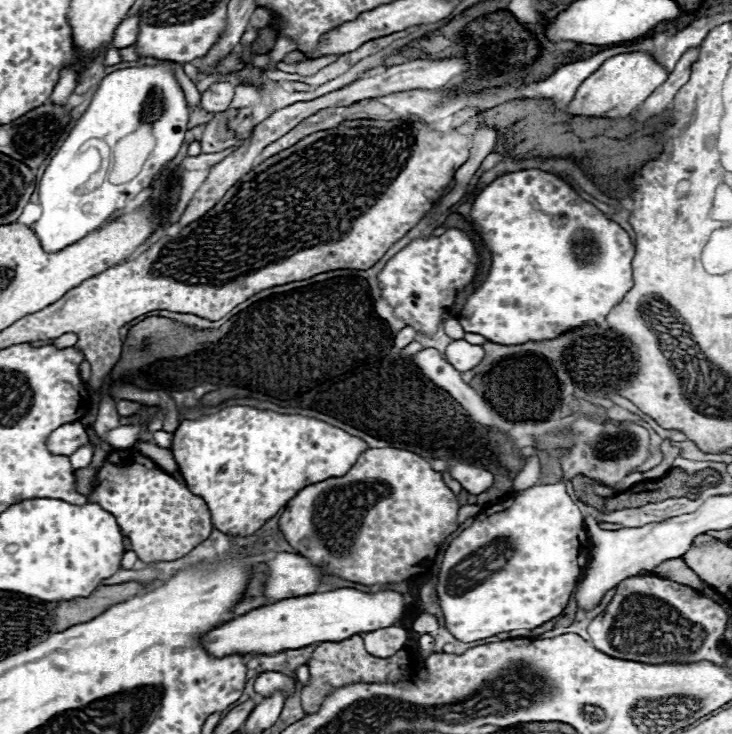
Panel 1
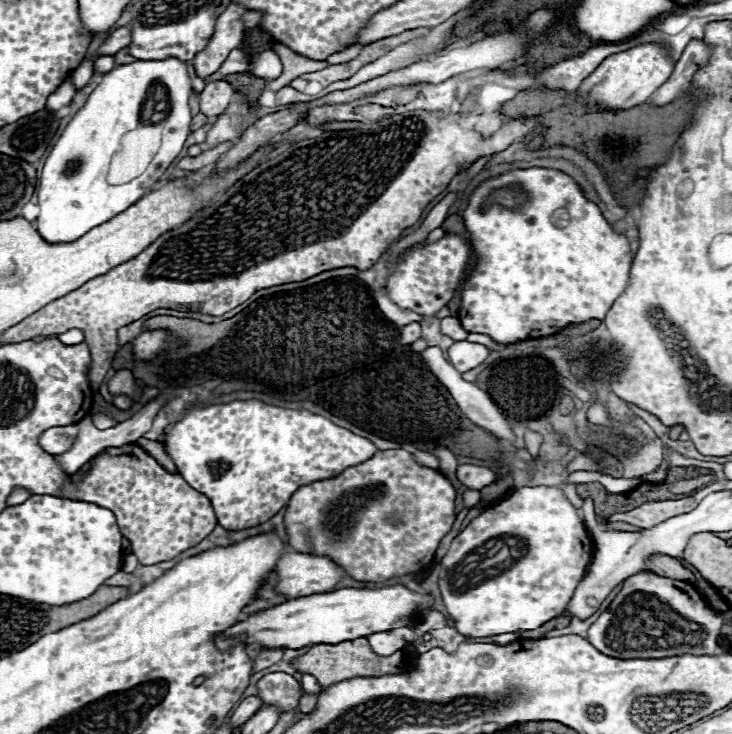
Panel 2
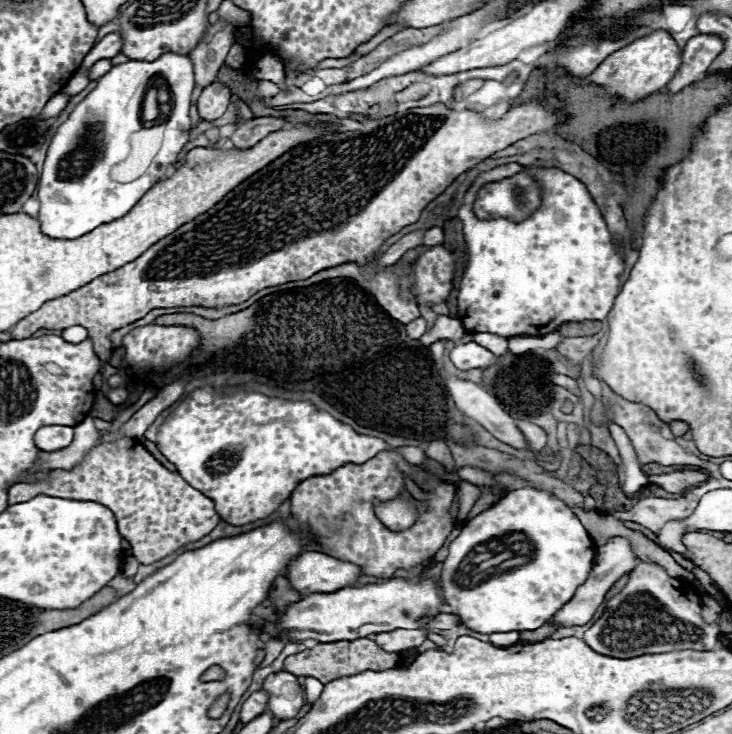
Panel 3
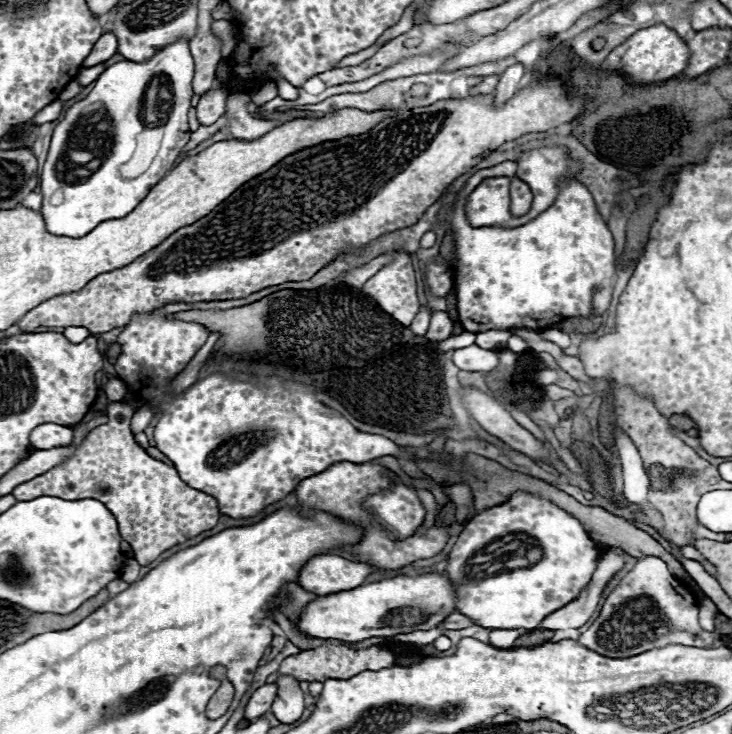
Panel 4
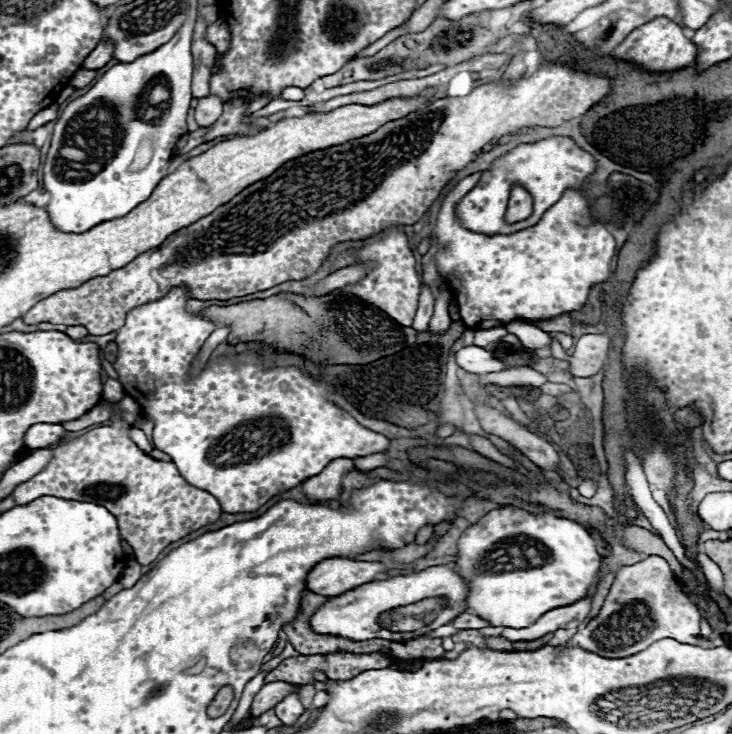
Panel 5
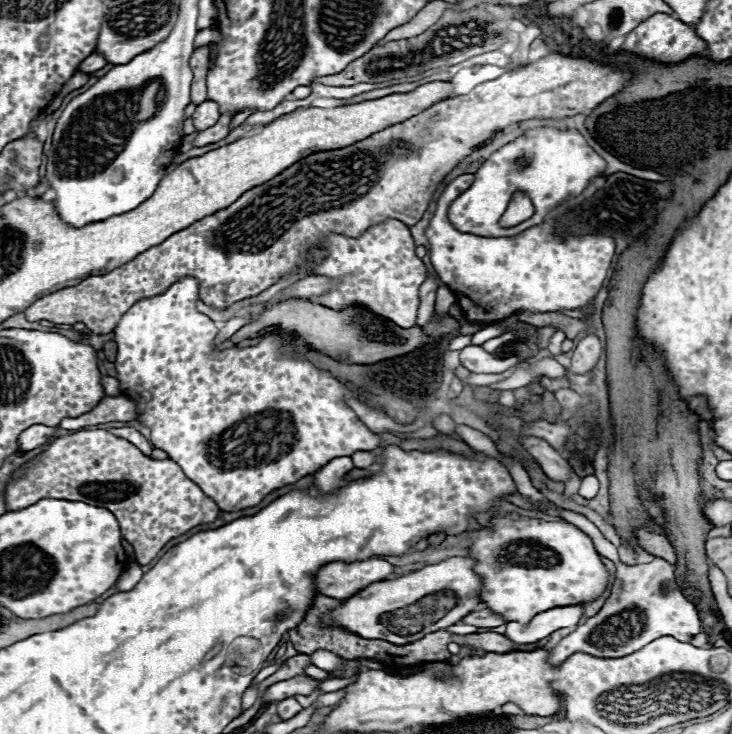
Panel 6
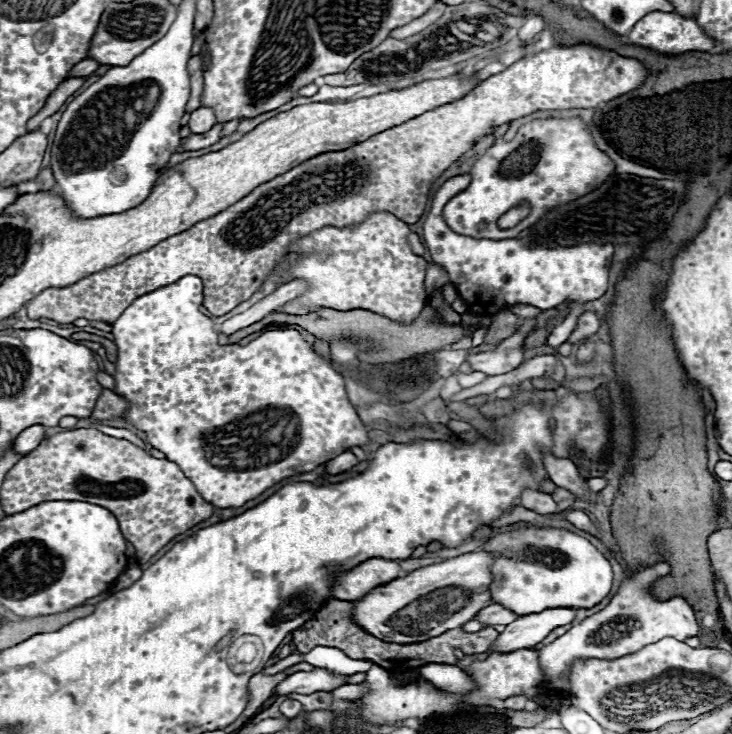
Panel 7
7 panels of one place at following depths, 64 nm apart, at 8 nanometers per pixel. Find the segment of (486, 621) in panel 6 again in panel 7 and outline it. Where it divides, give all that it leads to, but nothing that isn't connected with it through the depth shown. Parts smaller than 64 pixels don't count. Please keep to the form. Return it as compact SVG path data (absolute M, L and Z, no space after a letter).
M490 604L490 606L482 608L482 610L476 614L476 618L482 620L484 626L488 626L488 624L492 624L492 626L498 626L498 624L506 626L506 624L510 624L512 620L516 620L518 614L512 612L512 610L508 610L508 608L504 608L504 606L500 606L500 604Z

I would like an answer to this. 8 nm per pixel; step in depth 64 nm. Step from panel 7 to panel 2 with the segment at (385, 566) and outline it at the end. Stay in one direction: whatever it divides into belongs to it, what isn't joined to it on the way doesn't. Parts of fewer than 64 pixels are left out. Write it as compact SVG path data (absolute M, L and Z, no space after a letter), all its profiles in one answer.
M286 552L276 564L276 574L276 592L290 598L336 590L338 582L348 576L346 570L330 558L300 552Z

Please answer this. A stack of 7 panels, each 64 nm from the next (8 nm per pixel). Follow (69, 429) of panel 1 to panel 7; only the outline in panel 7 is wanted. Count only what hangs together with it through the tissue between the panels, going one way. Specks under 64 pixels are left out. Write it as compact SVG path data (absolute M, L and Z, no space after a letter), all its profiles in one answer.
M42 424L30 426L30 428L26 428L24 432L20 432L20 434L16 436L14 446L12 446L12 452L24 456L24 454L32 452L32 450L40 444L40 440L44 440L44 436L46 436L46 432L44 432L44 426L42 426Z

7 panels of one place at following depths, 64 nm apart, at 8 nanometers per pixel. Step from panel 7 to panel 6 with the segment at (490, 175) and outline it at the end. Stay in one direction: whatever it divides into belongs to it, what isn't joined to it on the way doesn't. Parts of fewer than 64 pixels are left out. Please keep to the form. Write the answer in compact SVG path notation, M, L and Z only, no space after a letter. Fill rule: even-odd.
M532 128L518 136L514 142L496 150L474 174L474 184L462 192L448 208L448 220L460 232L474 236L490 236L490 238L508 238L532 228L544 220L546 214L554 210L560 202L572 200L588 188L590 180L602 176L606 170L606 160L596 154L586 138L576 128ZM516 192L526 192L534 204L534 216L524 220L514 228L502 228L498 224L500 216L508 208L512 196Z

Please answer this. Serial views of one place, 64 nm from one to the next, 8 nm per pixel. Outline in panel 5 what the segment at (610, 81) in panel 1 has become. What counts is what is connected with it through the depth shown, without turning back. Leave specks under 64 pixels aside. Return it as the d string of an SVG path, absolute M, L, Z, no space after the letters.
M658 16L646 24L642 24L640 28L632 30L626 40L612 52L614 58L622 58L622 60L632 60L634 64L642 66L648 72L670 72L670 70L678 70L688 66L694 58L696 58L698 46L686 38L684 28L664 16Z

